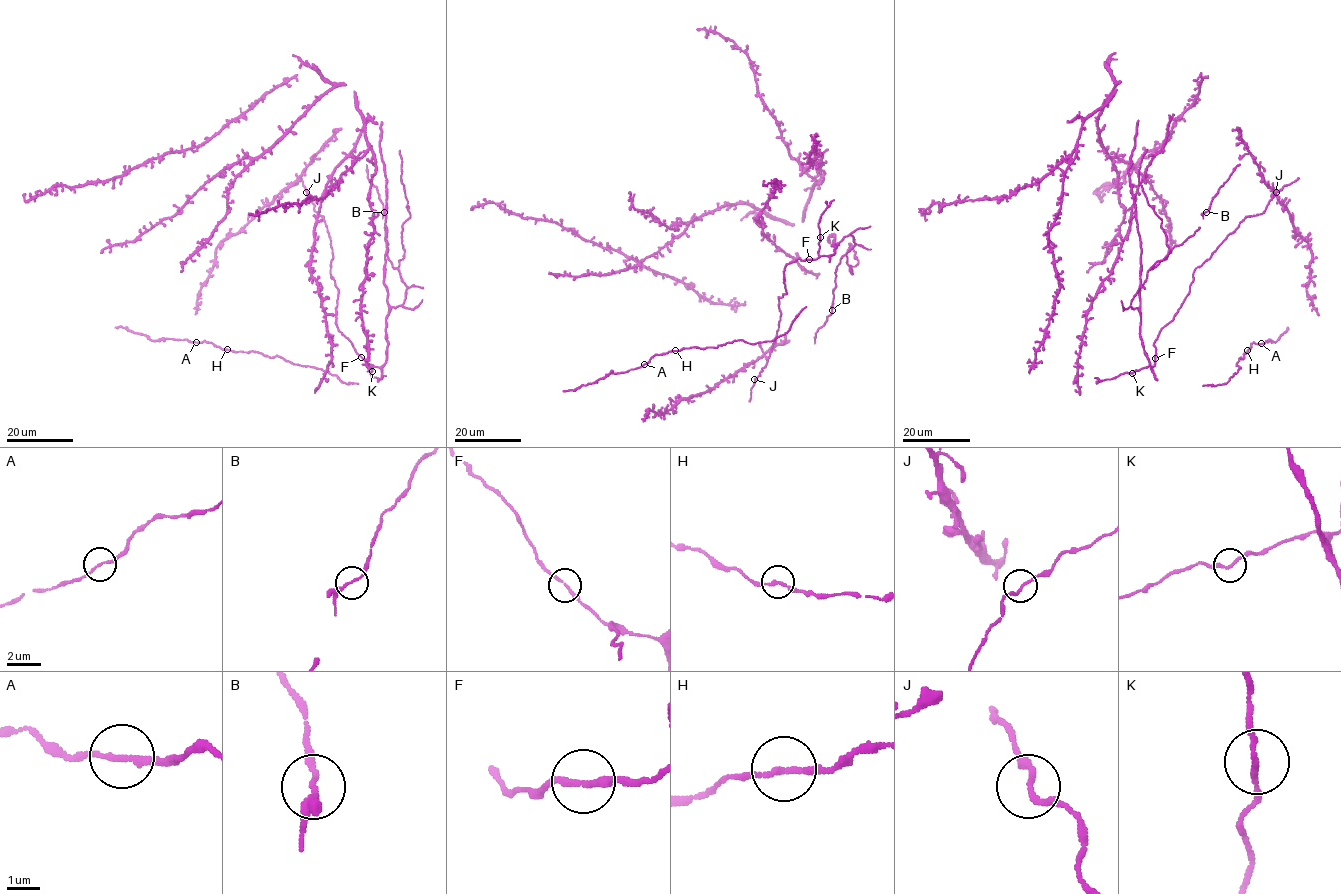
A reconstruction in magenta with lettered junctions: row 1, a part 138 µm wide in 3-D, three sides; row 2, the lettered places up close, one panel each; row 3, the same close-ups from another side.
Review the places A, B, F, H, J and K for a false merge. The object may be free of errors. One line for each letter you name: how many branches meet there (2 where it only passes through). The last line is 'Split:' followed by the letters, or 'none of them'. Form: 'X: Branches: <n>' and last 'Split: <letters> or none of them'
Split: none of them

